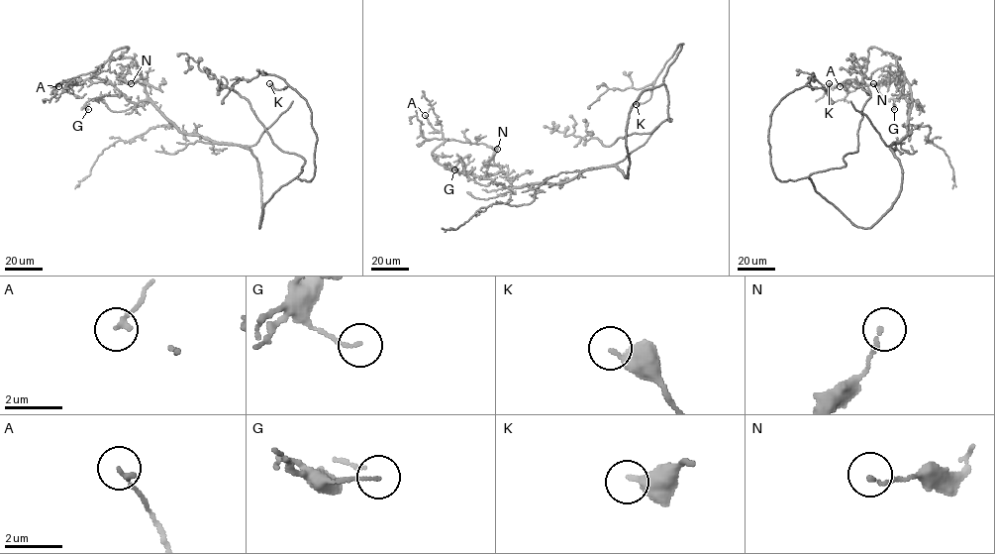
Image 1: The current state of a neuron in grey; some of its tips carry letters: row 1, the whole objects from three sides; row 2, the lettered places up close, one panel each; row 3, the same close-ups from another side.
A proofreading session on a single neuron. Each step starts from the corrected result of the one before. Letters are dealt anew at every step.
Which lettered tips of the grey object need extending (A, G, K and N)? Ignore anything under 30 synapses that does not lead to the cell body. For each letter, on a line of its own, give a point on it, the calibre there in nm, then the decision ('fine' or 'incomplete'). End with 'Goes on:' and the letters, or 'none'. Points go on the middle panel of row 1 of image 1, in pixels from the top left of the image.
A: place (425, 115); calibre 170 nm; fine
G: place (454, 169); calibre 100 nm; fine
K: place (636, 104); calibre 400 nm; fine
N: place (497, 149); calibre 140 nm; fine
Goes on: none

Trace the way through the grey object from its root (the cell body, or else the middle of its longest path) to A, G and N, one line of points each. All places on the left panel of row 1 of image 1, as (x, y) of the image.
A: (260, 190), (260, 168), (248, 149), (181, 133), (149, 101), (131, 102), (99, 78), (58, 86)
G: (260, 190), (260, 168), (248, 149), (181, 133), (149, 101), (104, 95), (87, 101), (88, 109)
N: (260, 190), (260, 168), (248, 149), (181, 133), (149, 97), (140, 69), (134, 64), (120, 79), (131, 83)

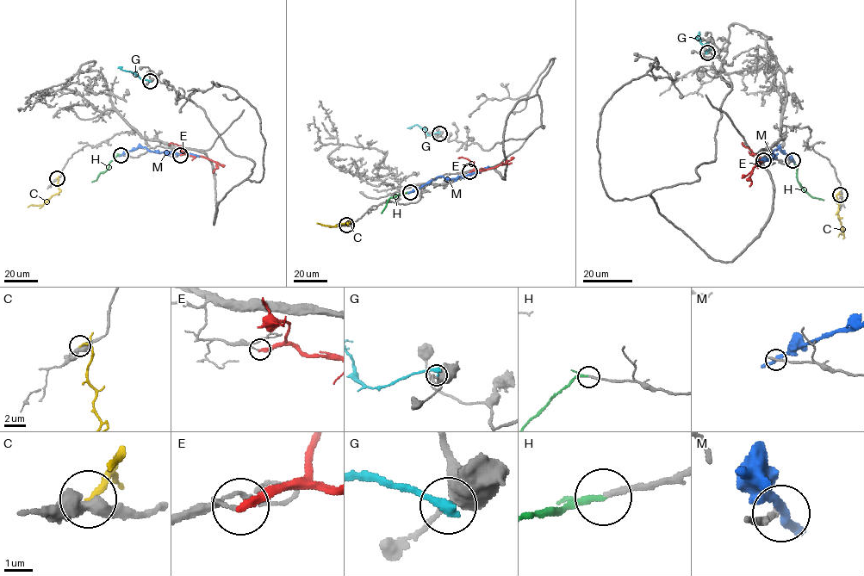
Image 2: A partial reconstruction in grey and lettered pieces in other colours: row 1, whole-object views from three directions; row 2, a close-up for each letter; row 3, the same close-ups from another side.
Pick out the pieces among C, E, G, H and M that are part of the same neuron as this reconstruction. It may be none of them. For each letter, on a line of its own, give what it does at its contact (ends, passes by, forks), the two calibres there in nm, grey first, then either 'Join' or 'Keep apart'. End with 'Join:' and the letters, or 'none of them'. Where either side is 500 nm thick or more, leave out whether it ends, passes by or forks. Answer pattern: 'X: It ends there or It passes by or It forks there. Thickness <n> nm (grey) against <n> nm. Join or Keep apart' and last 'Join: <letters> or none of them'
C: It ends there. Thickness 480 nm (grey) against 220 nm. Keep apart
E: It ends there. Thickness 90 nm (grey) against 320 nm. Keep apart
G: It ends there. Thickness 400 nm (grey) against 360 nm. Keep apart
H: It passes by. Thickness 200 nm (grey) against 160 nm. Join
M: It passes by. Thickness 280 nm (grey) against 320 nm. Keep apart
Join: H

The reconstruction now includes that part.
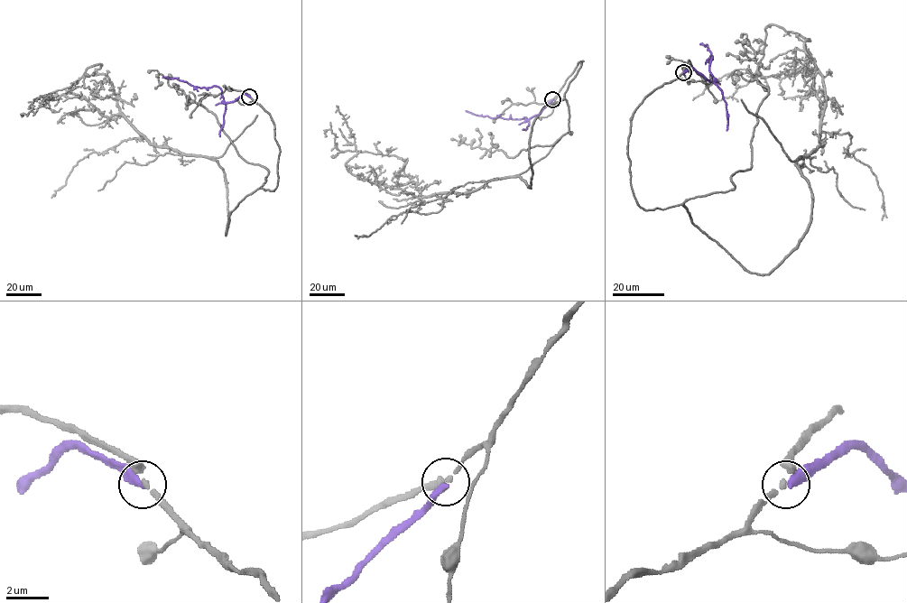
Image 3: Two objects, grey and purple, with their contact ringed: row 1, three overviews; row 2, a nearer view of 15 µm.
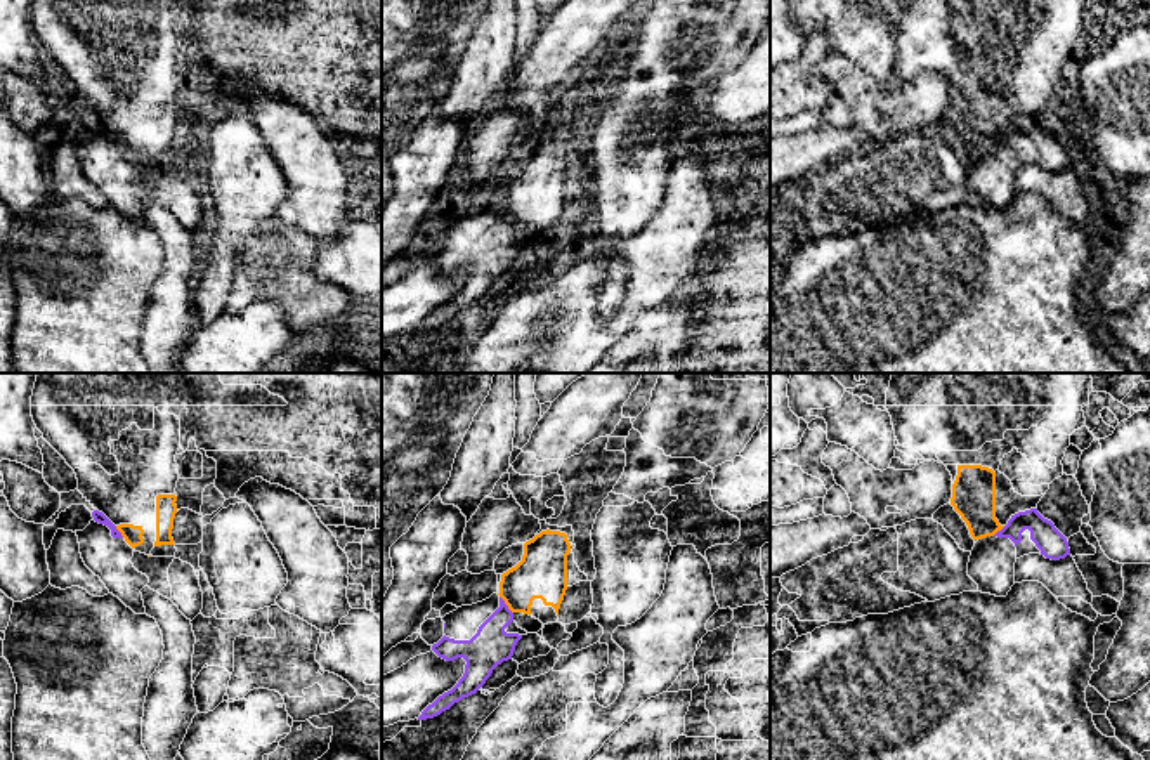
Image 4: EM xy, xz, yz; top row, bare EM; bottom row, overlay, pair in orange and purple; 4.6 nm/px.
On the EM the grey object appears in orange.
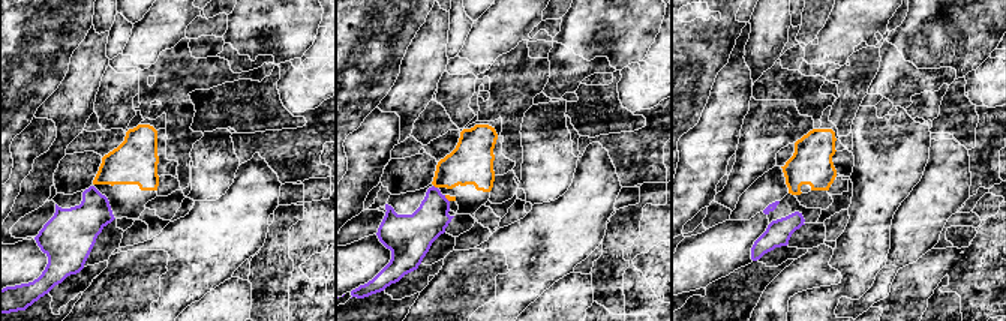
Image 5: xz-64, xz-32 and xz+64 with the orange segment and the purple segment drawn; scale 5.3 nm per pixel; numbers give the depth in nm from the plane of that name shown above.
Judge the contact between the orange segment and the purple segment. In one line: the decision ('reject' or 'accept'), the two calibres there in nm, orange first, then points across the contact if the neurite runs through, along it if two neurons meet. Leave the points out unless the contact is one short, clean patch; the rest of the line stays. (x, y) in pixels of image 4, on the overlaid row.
reject; calibres 240 and 180 nm; border xz (500, 596), (512, 613)

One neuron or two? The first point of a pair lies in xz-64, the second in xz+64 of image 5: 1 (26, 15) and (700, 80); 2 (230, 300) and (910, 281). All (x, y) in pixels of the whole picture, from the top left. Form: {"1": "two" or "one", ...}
{"1": "one", "2": "one"}

